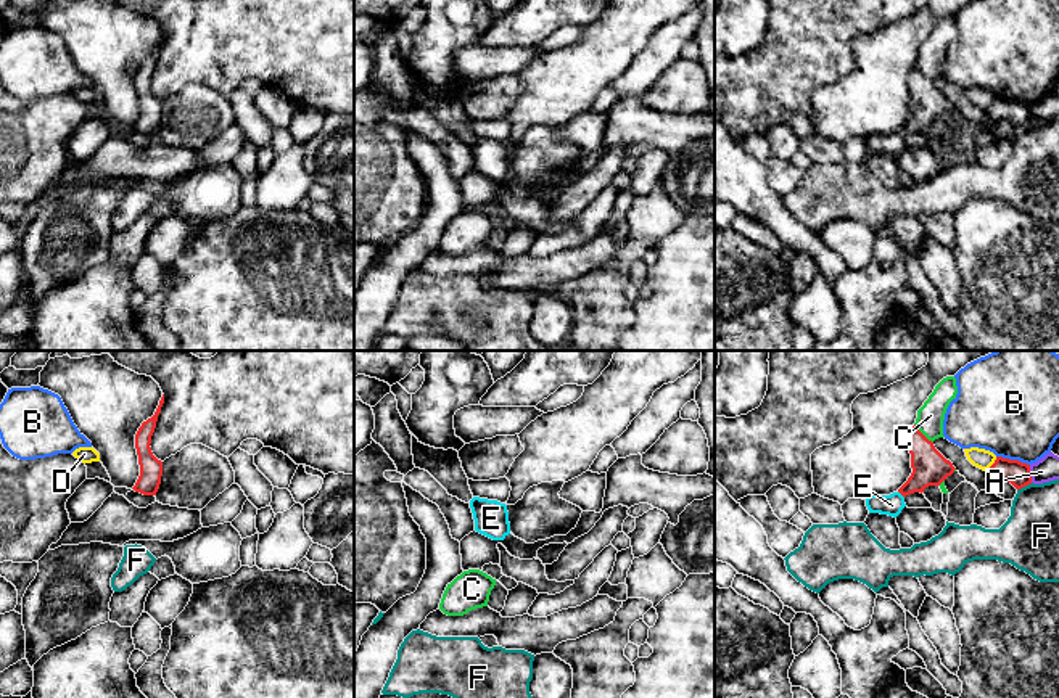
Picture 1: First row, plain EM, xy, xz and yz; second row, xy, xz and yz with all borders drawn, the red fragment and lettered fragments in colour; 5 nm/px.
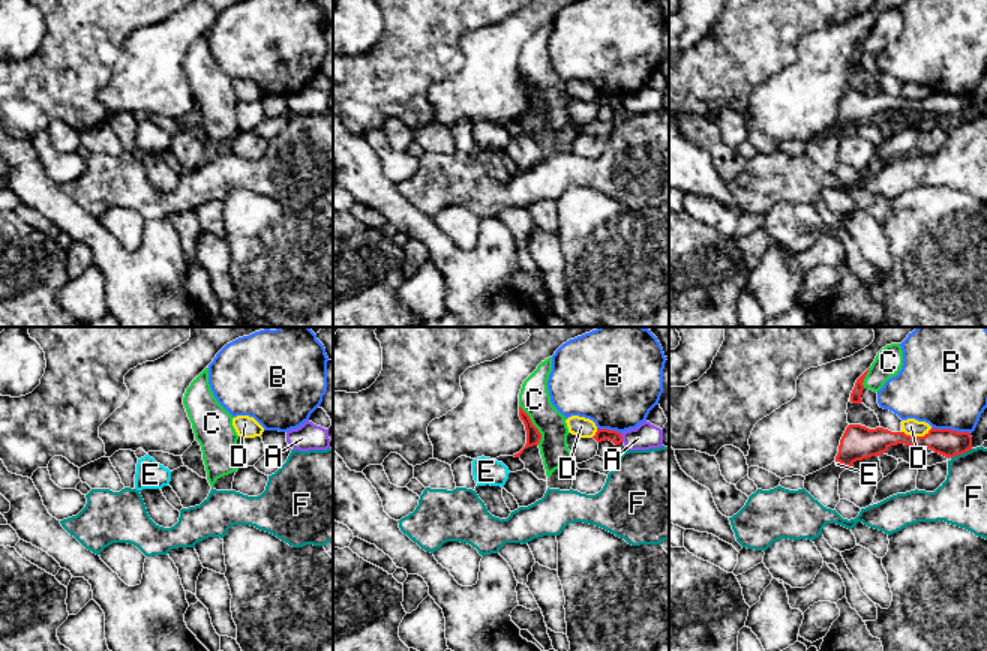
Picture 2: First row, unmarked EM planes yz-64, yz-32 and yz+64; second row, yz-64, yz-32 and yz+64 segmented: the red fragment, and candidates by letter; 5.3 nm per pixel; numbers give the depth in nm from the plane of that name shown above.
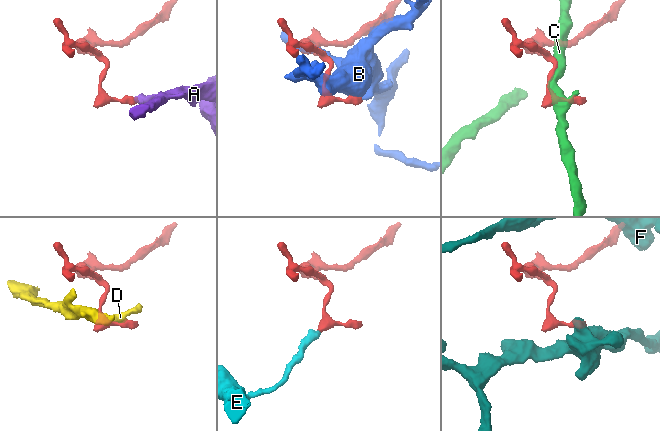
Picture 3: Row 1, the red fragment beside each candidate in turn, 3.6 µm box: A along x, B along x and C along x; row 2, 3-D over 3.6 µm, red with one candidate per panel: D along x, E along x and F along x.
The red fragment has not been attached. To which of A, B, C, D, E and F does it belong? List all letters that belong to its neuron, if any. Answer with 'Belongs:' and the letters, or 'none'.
Belongs: E

